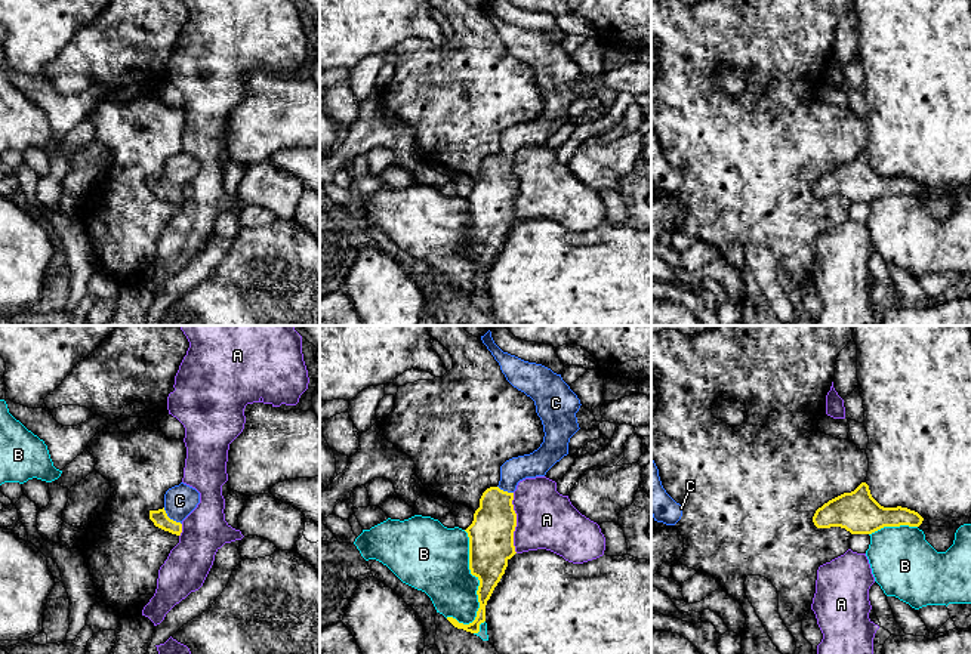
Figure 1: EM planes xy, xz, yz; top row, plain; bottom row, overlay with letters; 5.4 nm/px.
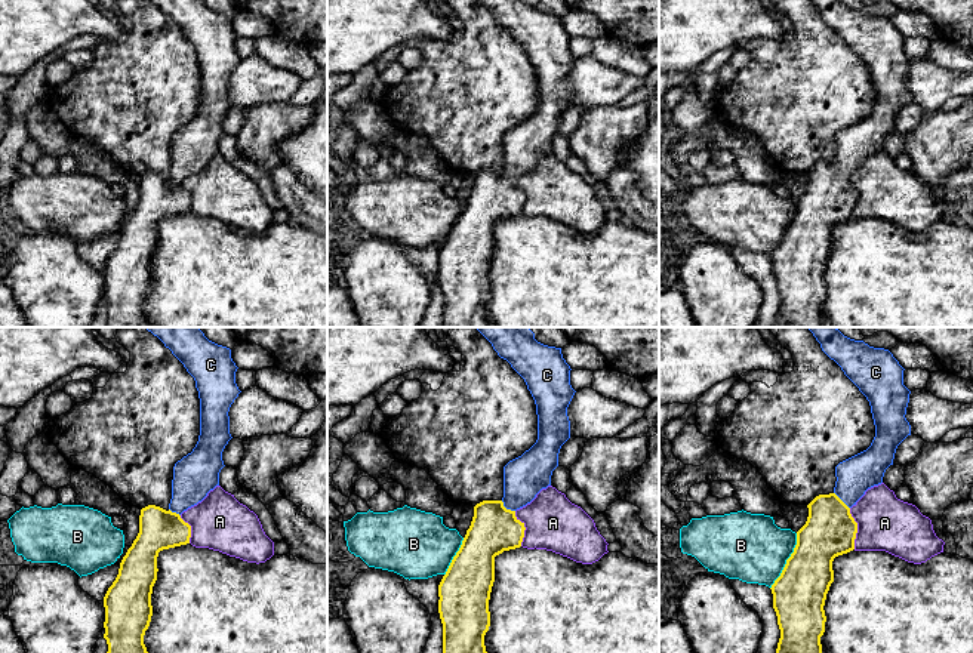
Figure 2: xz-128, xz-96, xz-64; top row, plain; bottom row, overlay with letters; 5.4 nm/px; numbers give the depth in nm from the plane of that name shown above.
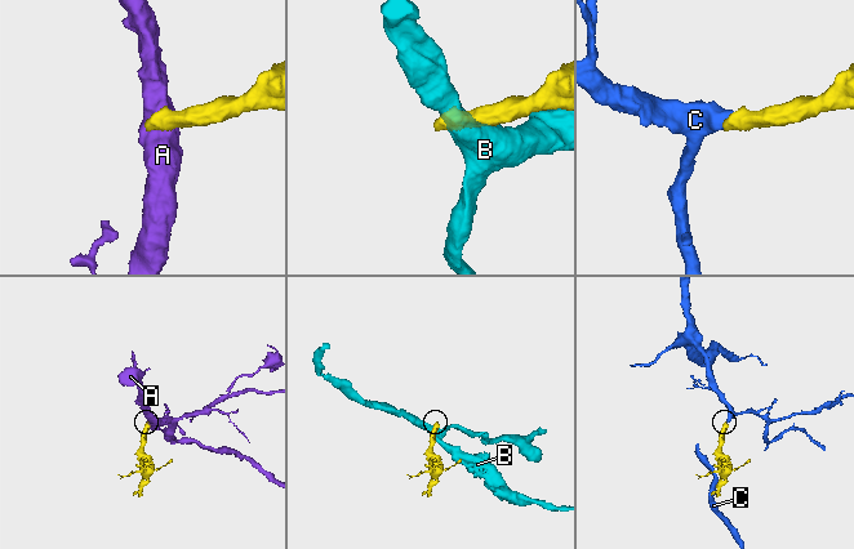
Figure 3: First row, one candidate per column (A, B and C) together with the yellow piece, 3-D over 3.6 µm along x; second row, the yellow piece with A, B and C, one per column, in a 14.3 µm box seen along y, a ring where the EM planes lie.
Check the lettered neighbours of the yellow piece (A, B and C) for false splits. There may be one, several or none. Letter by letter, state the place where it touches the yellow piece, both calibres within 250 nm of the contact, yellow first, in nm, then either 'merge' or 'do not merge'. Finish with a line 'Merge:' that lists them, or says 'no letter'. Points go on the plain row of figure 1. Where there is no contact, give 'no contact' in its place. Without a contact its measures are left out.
A: contact xz (515, 191); calibres 240 and 320 nm; do not merge
B: contact xz (475, 244); calibres 240 and 360 nm; do not merge
C: contact xy (169, 187); calibres 90 and 170 nm; merge
Merge: C

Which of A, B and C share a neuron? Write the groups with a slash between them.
A / B / C

